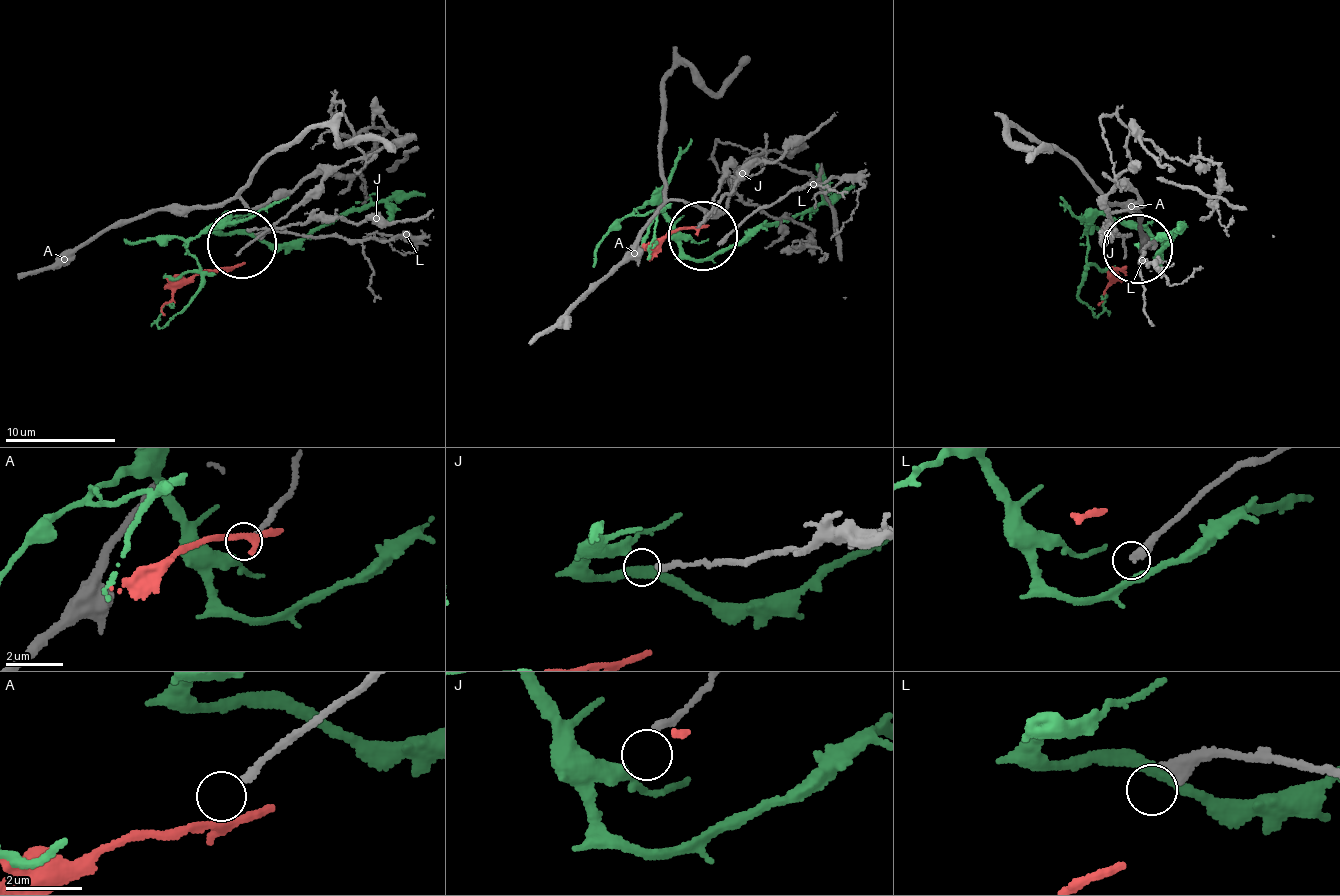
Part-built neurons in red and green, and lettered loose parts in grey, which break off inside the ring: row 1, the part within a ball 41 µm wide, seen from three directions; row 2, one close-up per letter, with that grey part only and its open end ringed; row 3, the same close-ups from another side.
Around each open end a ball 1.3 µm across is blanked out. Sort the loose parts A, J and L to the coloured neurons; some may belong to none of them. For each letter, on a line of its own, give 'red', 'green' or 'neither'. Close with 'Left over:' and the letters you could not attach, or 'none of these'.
A: neither
J: neither
L: neither
Left over: A, J, L

